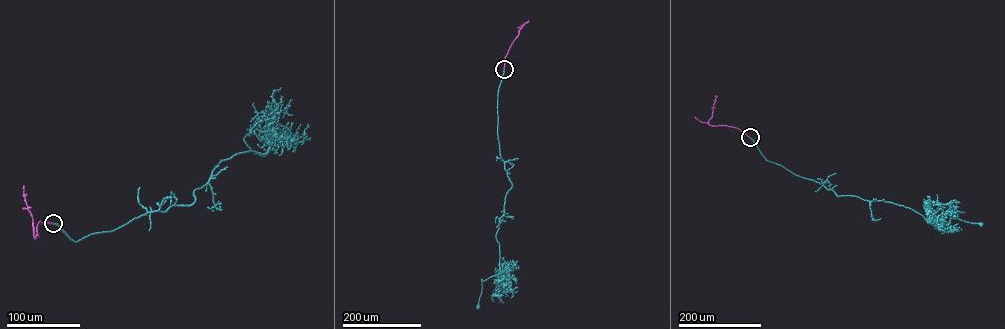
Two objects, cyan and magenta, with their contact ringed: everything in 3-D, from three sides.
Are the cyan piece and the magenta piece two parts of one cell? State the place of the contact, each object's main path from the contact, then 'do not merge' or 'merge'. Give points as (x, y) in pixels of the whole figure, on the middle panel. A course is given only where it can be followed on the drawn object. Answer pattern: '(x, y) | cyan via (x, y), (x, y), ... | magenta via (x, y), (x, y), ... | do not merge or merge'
(504, 69) | cyan via (504, 69), (497, 94), (498, 135), (500, 157), (512, 186), (496, 236), (502, 272), (481, 279), (478, 307) | magenta via (504, 69), (505, 56), (524, 23) | merge

